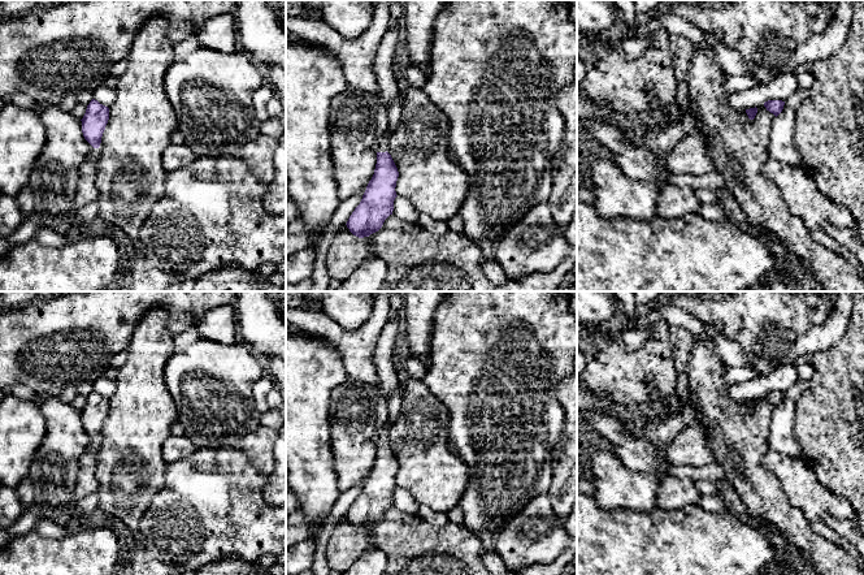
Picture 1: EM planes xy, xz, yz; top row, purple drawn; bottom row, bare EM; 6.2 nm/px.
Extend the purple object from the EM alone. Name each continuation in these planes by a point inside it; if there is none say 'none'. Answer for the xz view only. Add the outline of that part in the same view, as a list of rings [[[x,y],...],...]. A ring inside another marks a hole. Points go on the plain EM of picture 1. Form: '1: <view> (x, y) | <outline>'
1: xz (381, 435) | [[[388,421],[386,423],[386,425],[382,429],[377,429],[375,435],[374,435],[374,444],[386,444],[387,442],[387,431],[392,424],[390,424]]]

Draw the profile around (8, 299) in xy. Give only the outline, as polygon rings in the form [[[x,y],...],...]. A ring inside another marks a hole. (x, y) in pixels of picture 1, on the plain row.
[[[0,291],[0,310],[18,308],[38,301],[36,291]]]

